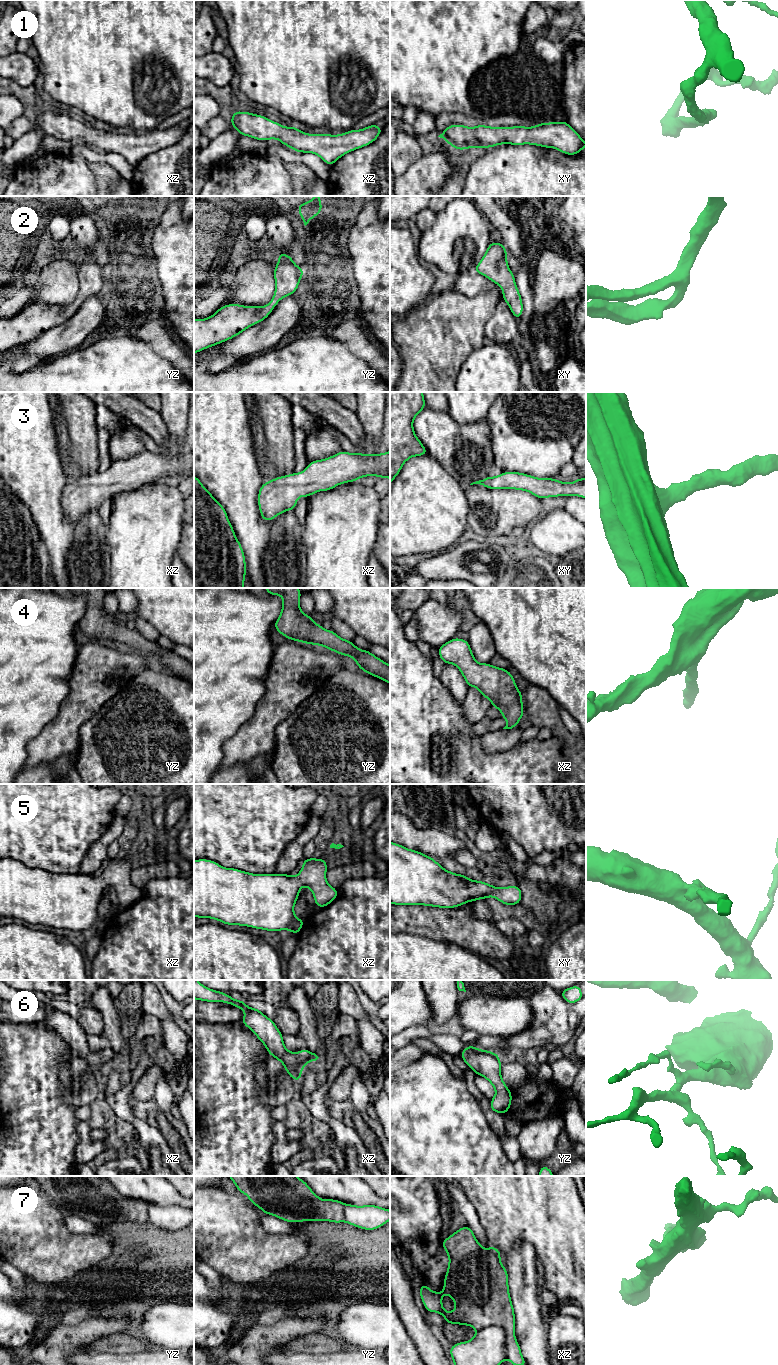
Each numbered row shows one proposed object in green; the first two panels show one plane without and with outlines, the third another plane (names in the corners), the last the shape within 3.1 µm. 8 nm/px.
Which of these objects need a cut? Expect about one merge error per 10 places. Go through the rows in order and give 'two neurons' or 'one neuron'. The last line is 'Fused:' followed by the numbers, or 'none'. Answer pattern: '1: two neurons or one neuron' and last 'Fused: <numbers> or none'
1: one neuron
2: one neuron
3: one neuron
4: one neuron
5: one neuron
6: one neuron
7: two neurons
Fused: 7

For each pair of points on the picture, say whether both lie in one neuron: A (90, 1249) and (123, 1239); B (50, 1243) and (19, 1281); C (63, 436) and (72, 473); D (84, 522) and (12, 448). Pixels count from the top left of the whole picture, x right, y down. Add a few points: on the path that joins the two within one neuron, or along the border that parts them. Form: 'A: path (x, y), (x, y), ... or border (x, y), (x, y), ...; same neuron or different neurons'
A: border (102, 1234), (108, 1240), (111, 1252), (97, 1263); different neurons
B: border (10, 1263), (24, 1274); different neurons
C: path (64, 445), (68, 464); same neuron
D: border (76, 520), (75, 536), (72, 543); different neurons

